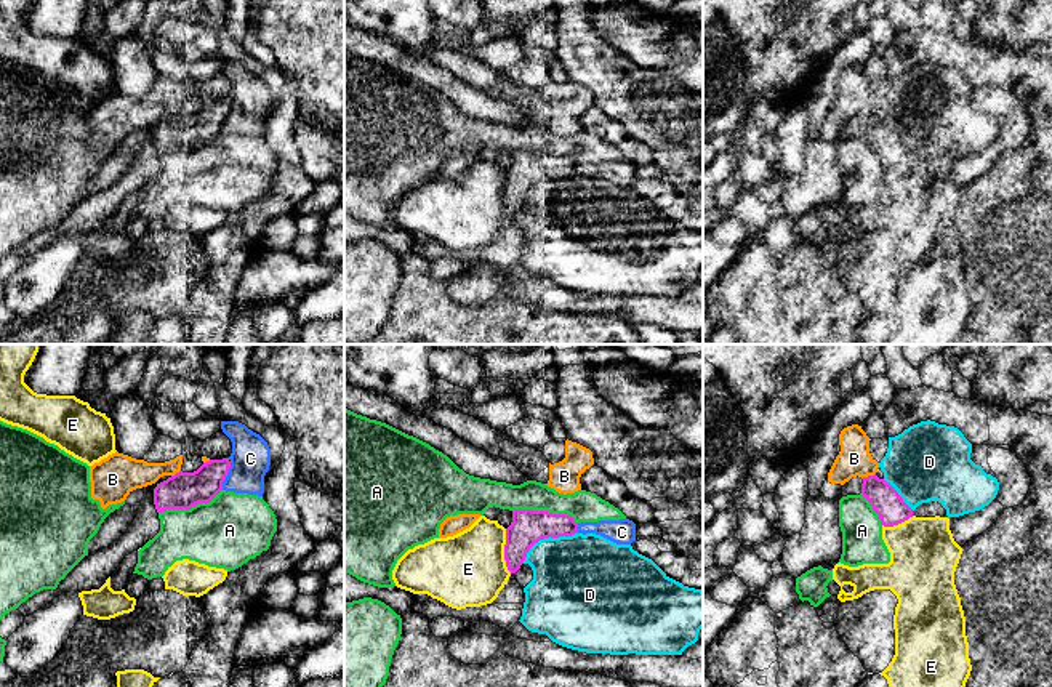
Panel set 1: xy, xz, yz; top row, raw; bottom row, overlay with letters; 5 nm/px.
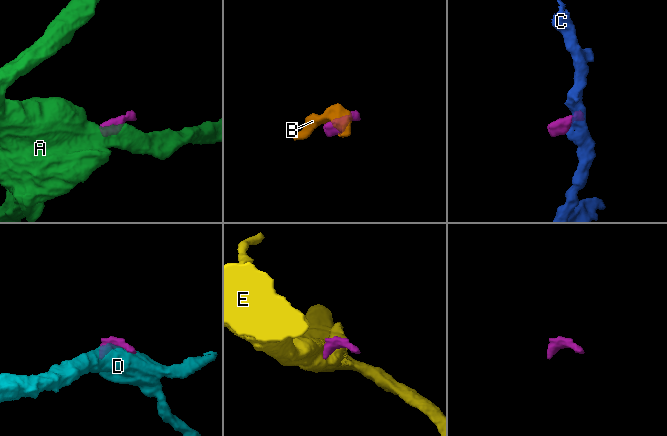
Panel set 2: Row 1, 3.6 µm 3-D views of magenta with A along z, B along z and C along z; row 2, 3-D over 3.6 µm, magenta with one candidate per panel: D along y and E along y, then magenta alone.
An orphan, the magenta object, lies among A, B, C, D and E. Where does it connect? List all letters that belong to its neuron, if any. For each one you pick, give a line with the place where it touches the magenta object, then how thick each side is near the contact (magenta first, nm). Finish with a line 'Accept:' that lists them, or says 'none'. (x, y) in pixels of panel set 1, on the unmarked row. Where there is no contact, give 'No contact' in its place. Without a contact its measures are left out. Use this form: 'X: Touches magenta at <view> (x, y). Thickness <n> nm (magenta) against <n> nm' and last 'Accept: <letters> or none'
Accept: none

